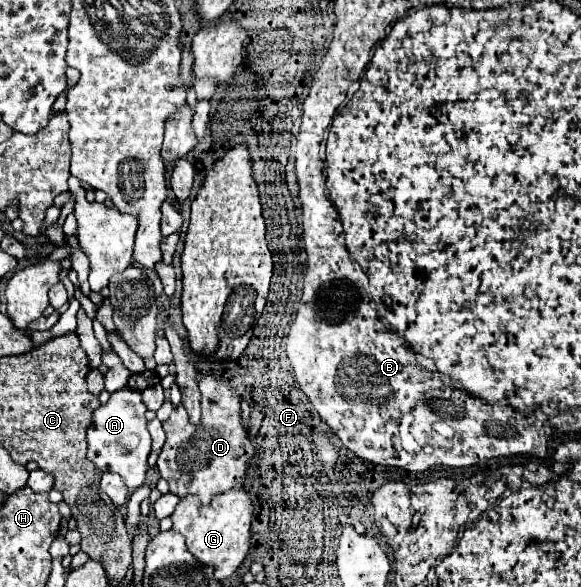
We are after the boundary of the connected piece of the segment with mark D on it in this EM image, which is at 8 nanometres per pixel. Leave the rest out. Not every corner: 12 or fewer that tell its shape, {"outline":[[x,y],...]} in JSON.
{"outline":[[211,375],[201,425],[183,407],[157,459],[179,499],[209,505],[253,457],[235,391]]}

